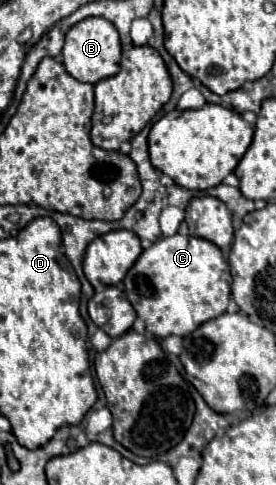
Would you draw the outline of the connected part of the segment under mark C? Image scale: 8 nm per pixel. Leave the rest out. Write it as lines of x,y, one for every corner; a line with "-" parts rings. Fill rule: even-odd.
163,237
145,249
123,279
125,295
155,337
193,333
201,323
225,313
231,295
229,263
221,249
201,237

